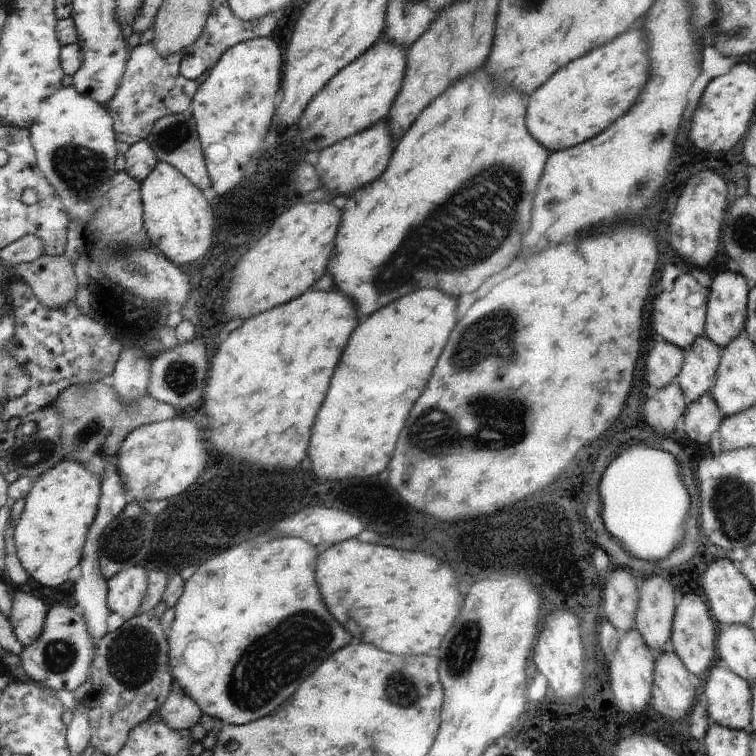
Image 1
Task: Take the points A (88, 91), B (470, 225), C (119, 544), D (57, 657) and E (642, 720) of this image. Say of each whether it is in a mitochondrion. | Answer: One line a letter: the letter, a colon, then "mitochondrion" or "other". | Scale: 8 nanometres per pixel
A: other
B: mitochondrion
C: mitochondrion
D: mitochondrion
E: other

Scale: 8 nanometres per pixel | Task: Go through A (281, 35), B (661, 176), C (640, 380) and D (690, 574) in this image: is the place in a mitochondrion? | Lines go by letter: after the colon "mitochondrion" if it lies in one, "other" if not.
A: other
B: other
C: other
D: other

